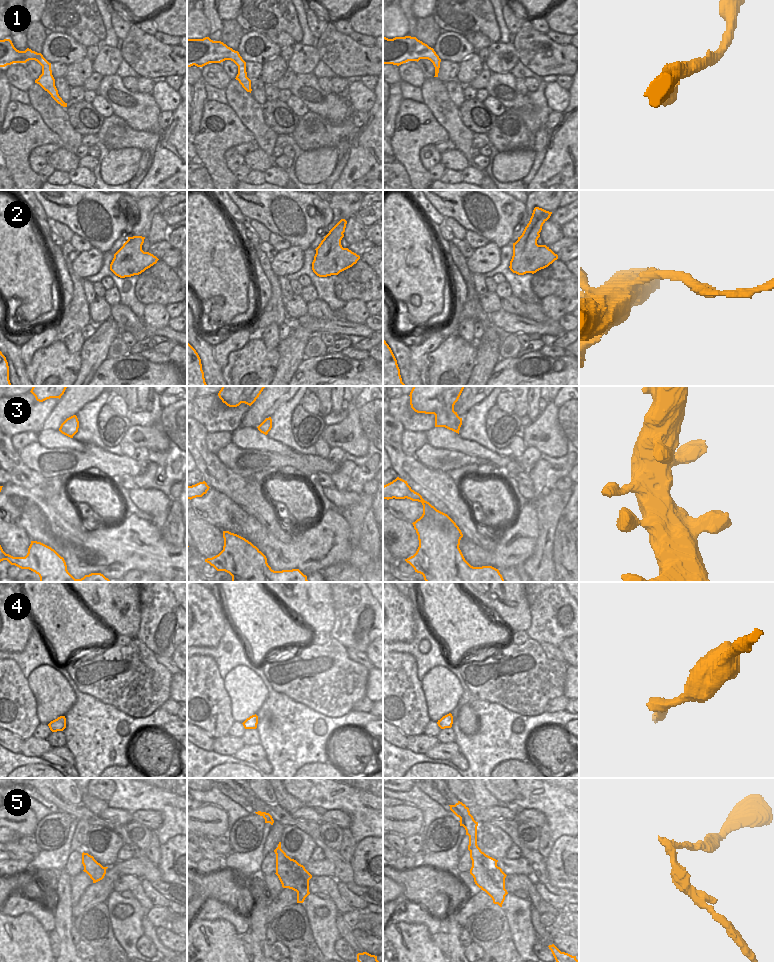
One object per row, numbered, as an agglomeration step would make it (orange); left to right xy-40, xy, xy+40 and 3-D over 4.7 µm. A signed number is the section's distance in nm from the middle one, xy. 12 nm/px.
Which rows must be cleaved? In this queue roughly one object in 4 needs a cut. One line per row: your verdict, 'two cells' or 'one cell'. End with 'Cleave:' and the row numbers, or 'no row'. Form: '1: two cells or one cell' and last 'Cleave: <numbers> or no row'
1: one cell
2: two cells
3: one cell
4: one cell
5: two cells
Cleave: 2, 5

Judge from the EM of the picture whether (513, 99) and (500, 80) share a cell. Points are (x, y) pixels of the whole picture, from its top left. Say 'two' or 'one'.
one

